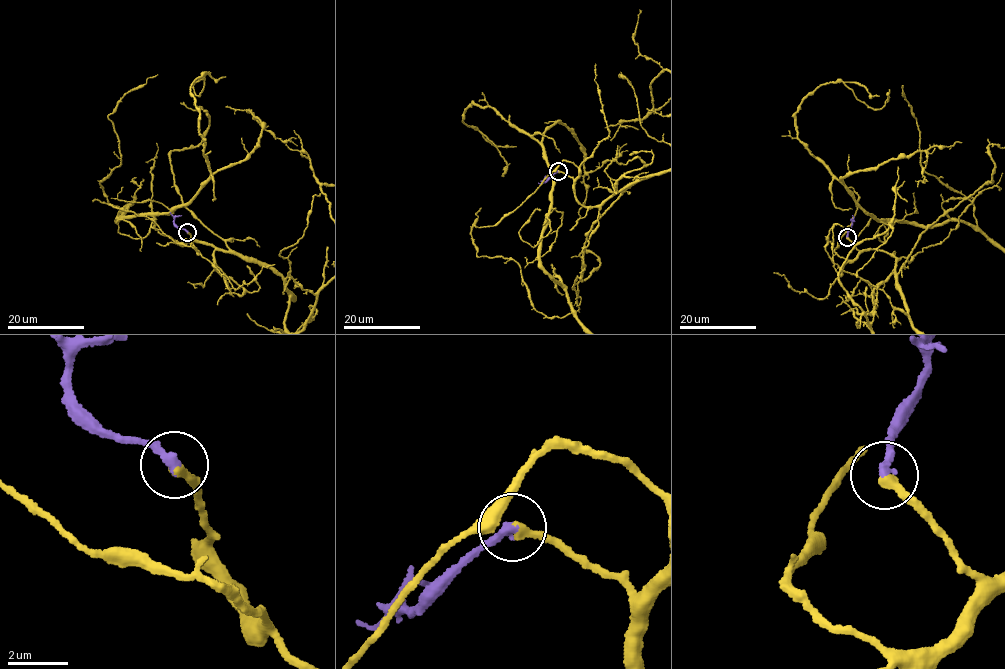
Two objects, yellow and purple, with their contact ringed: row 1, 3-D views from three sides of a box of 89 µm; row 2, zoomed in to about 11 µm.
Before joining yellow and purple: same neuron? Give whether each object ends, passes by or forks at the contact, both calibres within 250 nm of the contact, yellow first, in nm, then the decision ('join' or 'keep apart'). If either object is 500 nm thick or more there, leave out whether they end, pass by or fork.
yellow ends | purple ends | 320/320 nm | join

